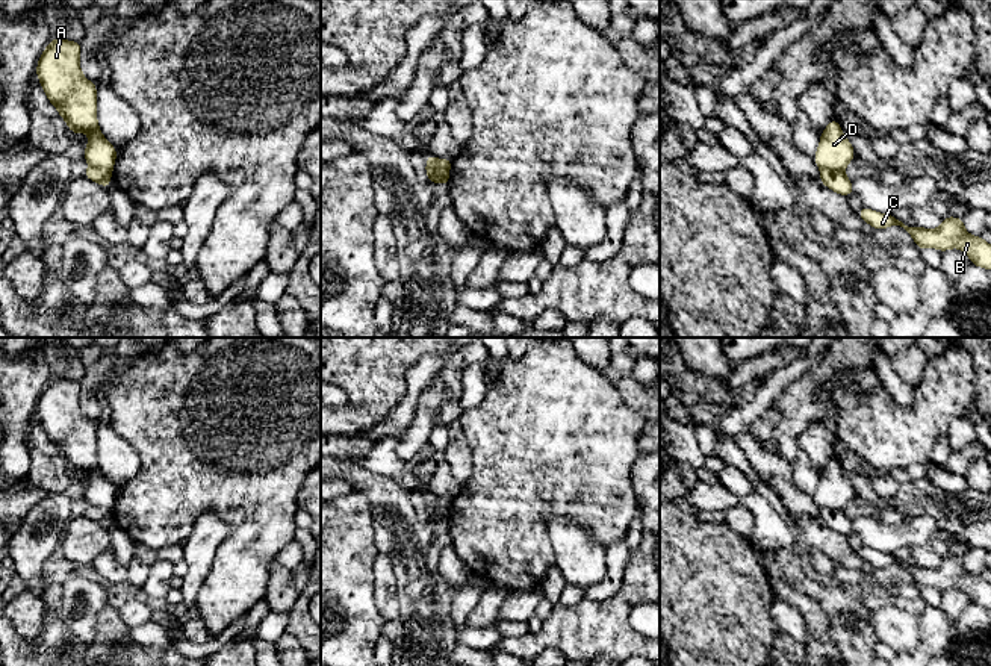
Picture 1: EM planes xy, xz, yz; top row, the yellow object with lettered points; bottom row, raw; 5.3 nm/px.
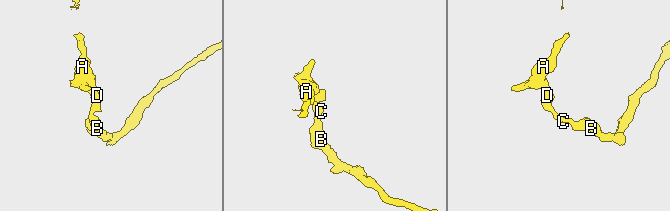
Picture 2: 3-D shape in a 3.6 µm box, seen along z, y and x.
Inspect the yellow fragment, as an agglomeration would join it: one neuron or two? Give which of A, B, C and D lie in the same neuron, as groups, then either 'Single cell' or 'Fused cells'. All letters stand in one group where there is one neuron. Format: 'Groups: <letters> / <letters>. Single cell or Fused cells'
Groups: A D / B C. Fused cells

